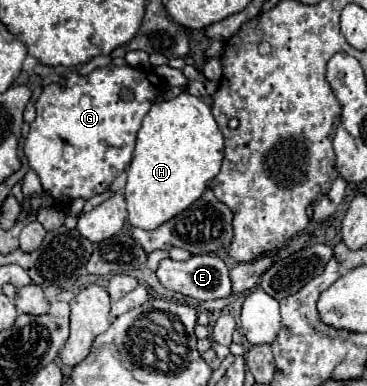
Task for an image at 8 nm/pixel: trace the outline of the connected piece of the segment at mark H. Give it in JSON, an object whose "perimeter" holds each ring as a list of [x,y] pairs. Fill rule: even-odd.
{"perimeter":[[[182,92],[172,100],[156,102],[142,122],[142,128],[136,138],[134,158],[128,168],[128,184],[124,188],[124,198],[128,204],[128,222],[134,228],[156,230],[158,226],[162,226],[164,222],[186,210],[192,202],[196,202],[204,194],[210,180],[220,172],[222,160],[224,160],[224,136],[218,130],[208,104],[204,104],[200,98],[188,92]]]}

